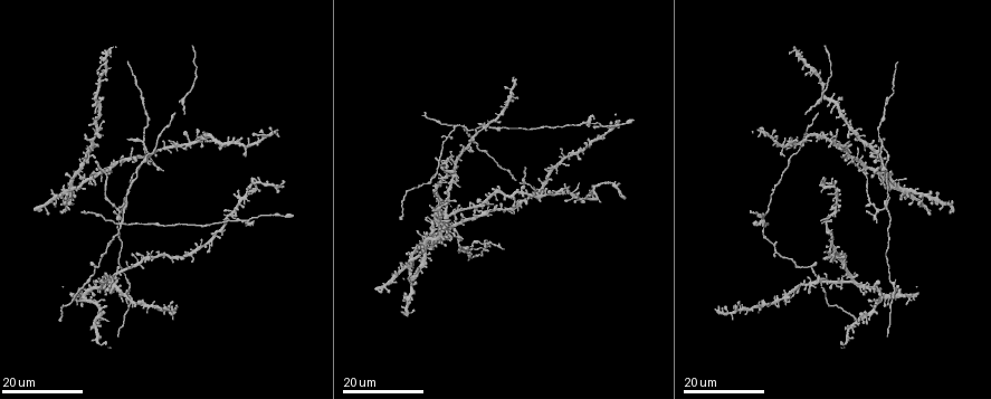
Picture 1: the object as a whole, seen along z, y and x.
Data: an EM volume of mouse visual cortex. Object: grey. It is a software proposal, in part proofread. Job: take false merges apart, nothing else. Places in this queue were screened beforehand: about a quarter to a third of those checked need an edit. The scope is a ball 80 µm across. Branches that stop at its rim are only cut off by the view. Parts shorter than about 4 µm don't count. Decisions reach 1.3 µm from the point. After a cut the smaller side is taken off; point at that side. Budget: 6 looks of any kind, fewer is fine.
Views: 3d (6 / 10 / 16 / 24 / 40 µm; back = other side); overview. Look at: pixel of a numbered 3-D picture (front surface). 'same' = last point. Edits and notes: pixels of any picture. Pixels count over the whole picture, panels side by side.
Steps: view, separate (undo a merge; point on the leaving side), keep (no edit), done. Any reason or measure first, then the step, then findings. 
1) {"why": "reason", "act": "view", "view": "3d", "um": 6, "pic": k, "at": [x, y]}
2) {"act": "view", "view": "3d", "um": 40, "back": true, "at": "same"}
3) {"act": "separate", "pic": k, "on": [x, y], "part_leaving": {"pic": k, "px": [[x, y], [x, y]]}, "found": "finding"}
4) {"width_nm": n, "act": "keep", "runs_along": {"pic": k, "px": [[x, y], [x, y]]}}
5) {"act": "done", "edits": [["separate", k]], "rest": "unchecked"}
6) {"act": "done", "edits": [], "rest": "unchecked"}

{"why": "four or more arms meet", "act": "view", "view": "3d", "um": 24, "pic": 1, "at": [465, 128]}

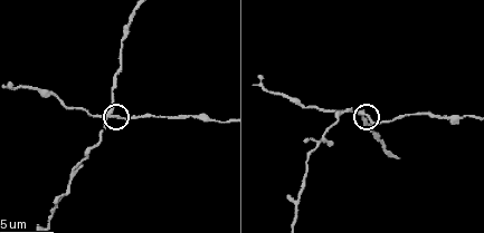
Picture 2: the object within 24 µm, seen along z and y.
{"act": "view", "view": "3d", "um": 6, "pic": 2, "at": [360, 114]}

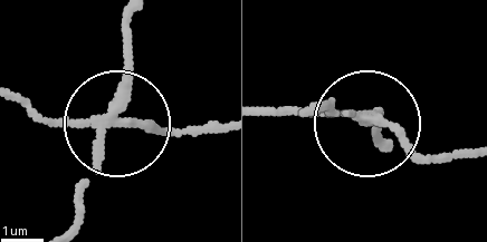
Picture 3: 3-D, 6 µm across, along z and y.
{"side_arm_um": 45, "arms": 4, "act": "separate", "pic": 3, "on": [162, 132], "found": "two cells meet here"}

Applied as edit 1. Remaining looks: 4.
{"act": "view", "view": "overview"}

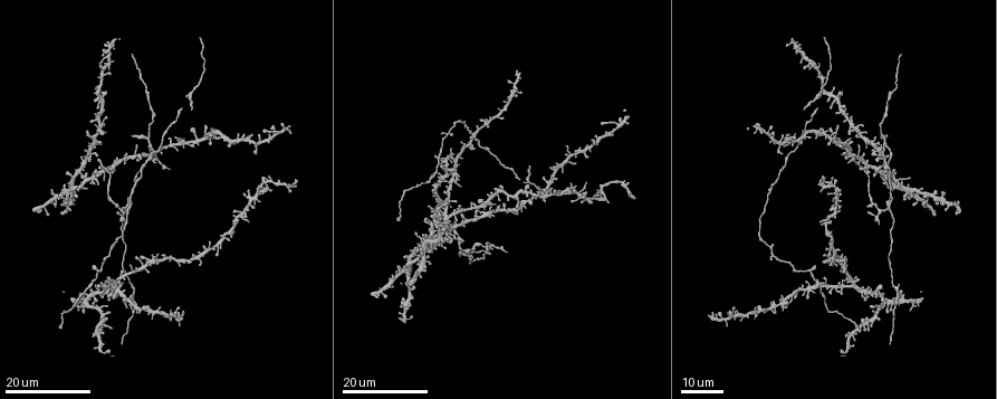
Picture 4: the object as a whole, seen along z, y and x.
{"act": "view", "view": "3d", "um": 16, "pic": 1, "at": [101, 277]}

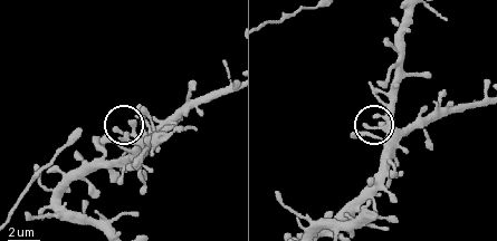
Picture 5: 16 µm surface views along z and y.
{"act": "view", "view": "3d", "um": 6, "pic": 5, "at": [134, 123]}

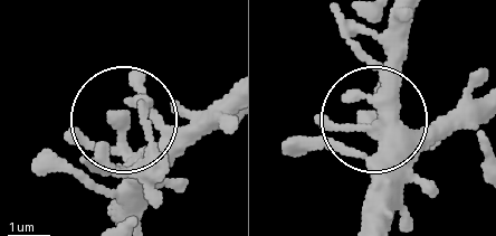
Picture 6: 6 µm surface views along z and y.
{"width_nm": 220, "act": "keep", "found": "all the same cell"}

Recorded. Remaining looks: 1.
{"act": "done", "edits": [["separate", 3]], "rest": "unchecked"}

